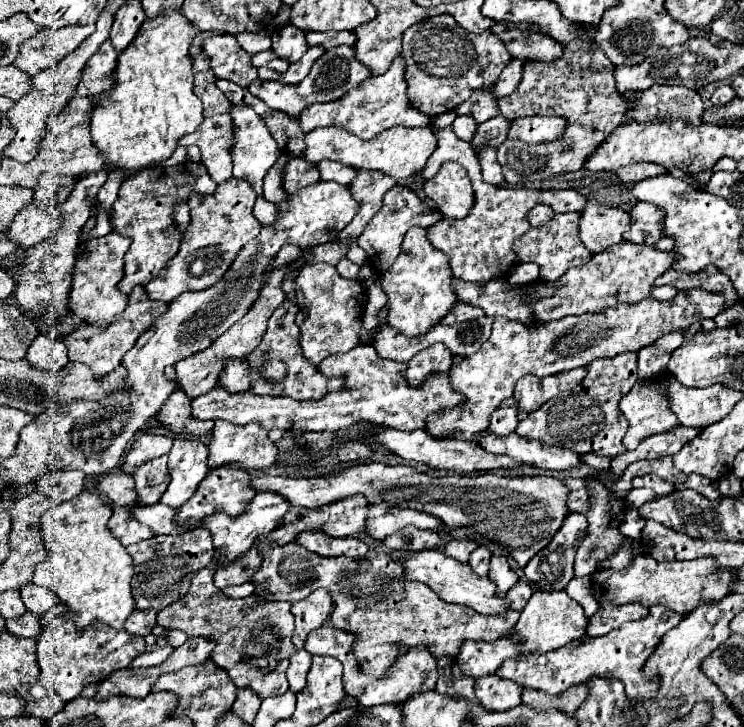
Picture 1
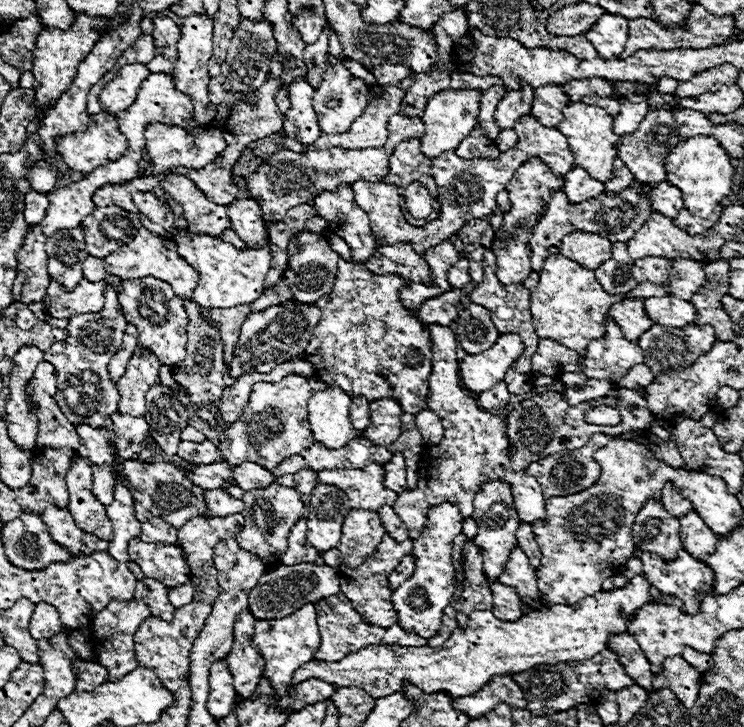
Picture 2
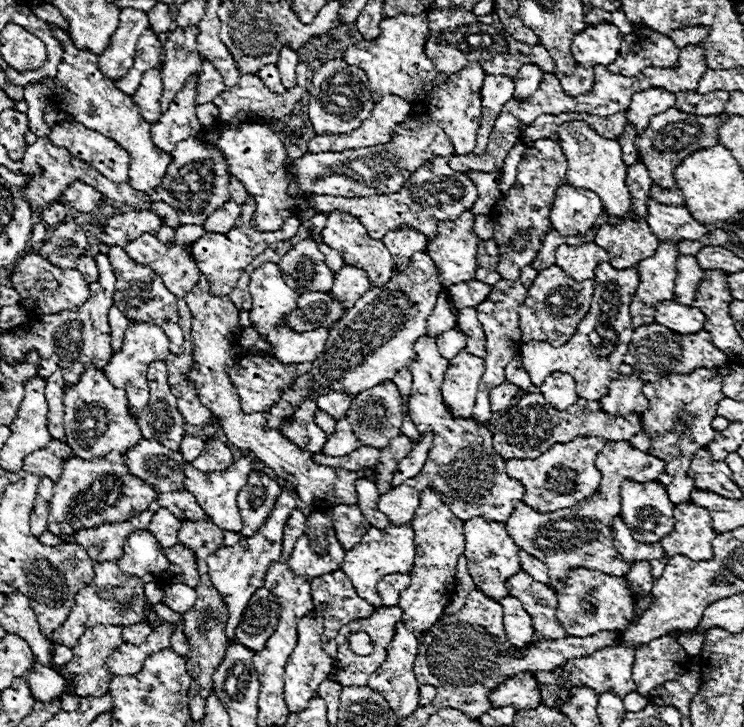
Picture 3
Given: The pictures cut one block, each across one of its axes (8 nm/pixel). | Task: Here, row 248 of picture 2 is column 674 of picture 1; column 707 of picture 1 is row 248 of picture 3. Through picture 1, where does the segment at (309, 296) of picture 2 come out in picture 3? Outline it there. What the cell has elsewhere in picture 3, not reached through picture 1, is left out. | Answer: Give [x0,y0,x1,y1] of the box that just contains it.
[278,240,334,294]

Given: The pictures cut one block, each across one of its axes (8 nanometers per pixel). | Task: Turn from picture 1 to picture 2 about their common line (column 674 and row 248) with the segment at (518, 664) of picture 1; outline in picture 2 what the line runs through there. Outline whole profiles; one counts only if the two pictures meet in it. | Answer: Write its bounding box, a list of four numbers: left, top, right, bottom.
[596,244,706,300]

